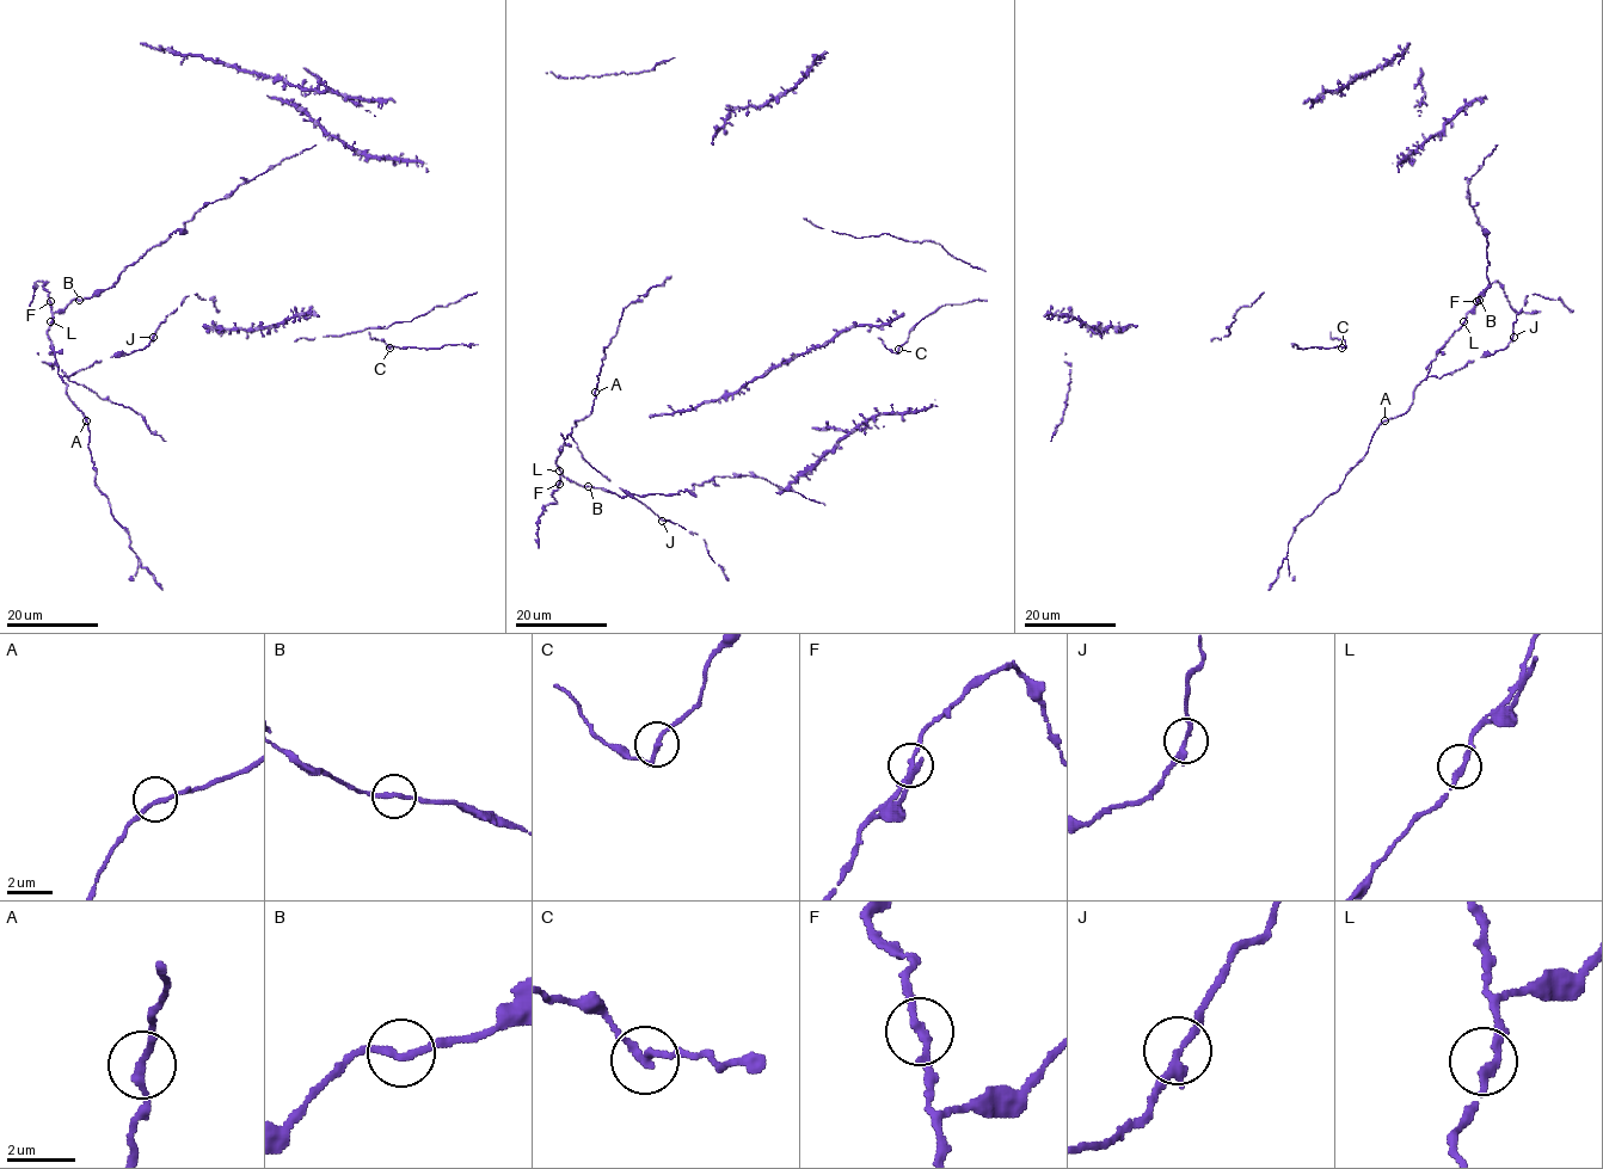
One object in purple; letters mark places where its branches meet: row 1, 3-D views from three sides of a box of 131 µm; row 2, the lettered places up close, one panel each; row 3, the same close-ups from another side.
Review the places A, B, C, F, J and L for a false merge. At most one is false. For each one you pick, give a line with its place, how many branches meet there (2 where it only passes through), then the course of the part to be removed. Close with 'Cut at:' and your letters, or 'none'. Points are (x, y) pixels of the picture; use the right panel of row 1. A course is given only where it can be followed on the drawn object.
Cut at: none

